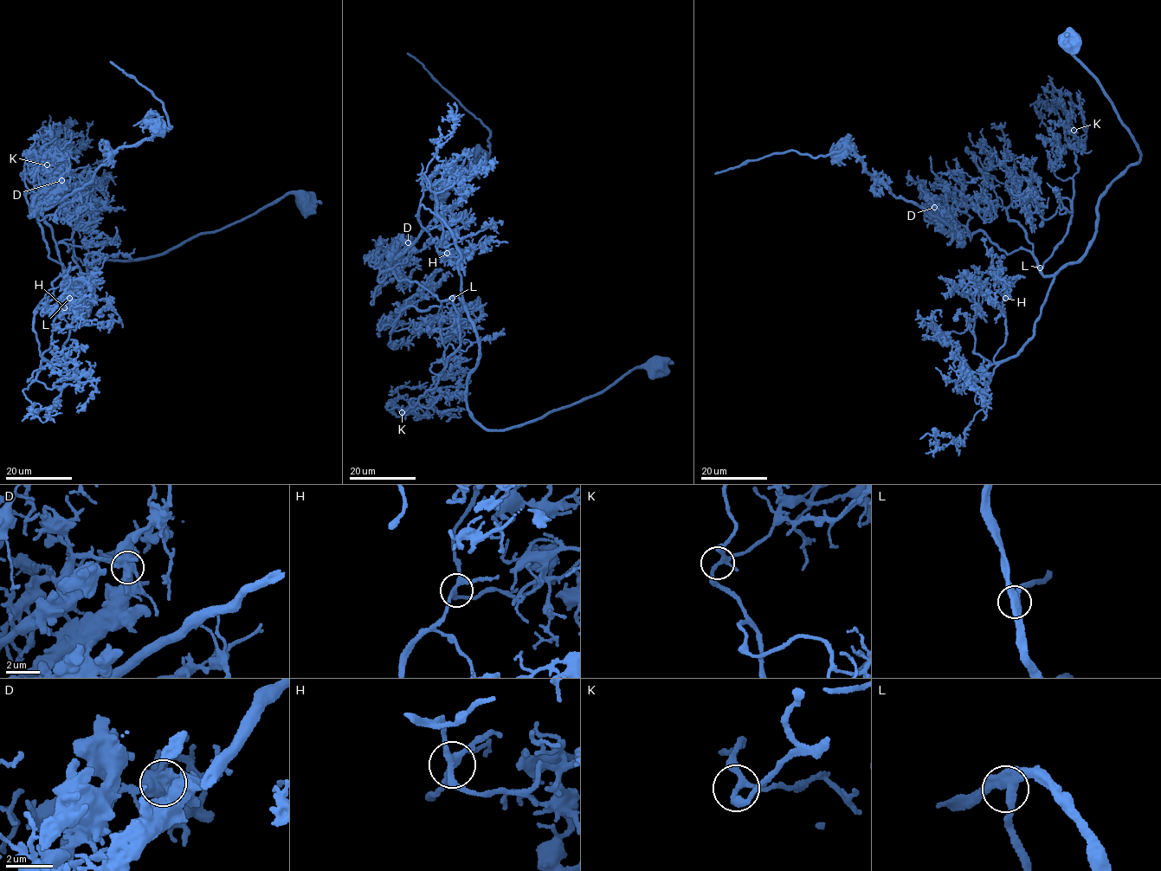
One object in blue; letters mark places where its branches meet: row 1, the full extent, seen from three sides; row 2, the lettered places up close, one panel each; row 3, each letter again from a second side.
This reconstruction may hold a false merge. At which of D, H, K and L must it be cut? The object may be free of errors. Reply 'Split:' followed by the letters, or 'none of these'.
Split: D

